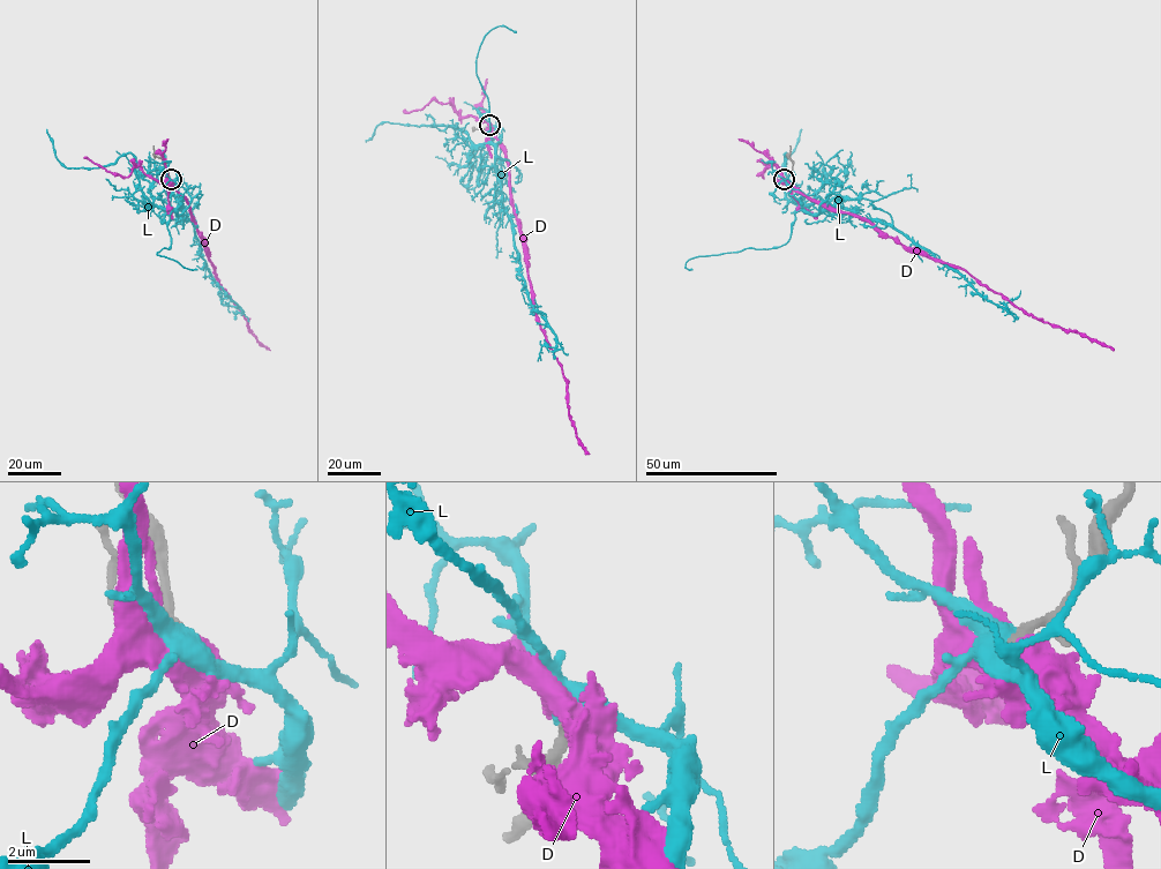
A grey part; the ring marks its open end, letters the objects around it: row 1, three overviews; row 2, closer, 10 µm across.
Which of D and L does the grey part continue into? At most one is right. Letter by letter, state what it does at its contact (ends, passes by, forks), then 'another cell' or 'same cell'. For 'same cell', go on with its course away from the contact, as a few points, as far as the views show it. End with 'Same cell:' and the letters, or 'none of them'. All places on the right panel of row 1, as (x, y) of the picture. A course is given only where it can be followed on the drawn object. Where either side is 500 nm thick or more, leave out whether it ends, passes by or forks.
D: another cell
L: it forks | same cell | via (785, 179), (801, 193), (800, 207), (808, 212), (853, 209), (890, 223), (995, 305), (1006, 307), (1020, 291)
Same cell: L

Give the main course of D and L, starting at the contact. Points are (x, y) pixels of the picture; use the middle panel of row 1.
D: (488, 126), (504, 154), (509, 194), (525, 248), (533, 315), (562, 368), (576, 436), (590, 454)
L: (489, 126), (495, 127), (489, 141), (519, 275), (527, 299), (555, 336), (555, 346), (542, 345), (538, 360)

